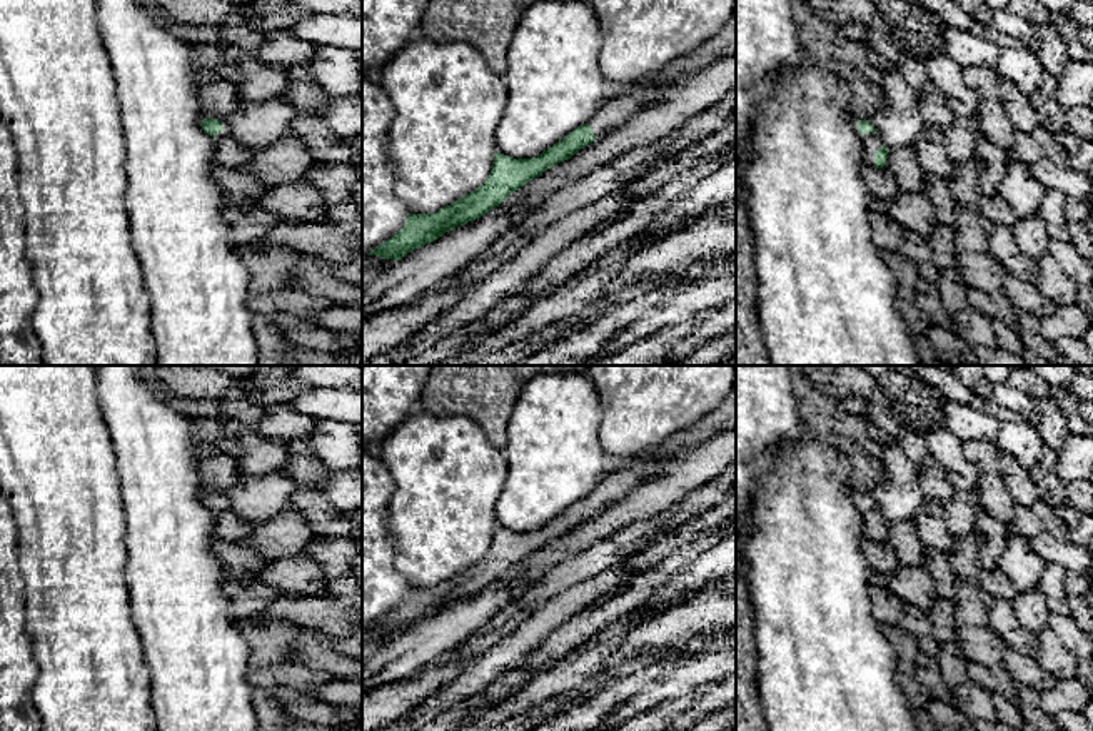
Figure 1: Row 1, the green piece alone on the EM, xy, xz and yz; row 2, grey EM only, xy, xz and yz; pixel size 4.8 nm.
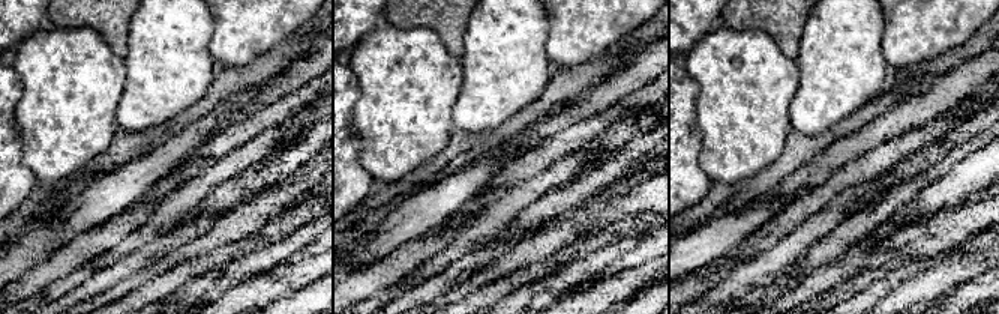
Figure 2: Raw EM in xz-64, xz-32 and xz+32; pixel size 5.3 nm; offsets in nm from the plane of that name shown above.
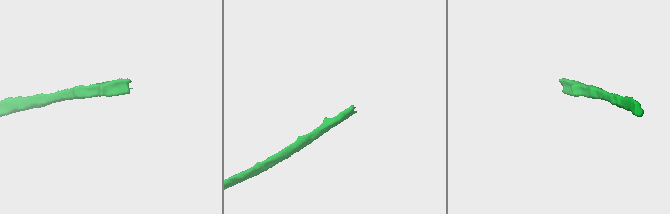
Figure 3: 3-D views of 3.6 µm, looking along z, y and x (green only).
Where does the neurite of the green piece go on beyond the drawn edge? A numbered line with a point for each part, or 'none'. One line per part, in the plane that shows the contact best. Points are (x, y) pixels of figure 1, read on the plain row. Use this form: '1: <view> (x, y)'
1: yz (870, 514)

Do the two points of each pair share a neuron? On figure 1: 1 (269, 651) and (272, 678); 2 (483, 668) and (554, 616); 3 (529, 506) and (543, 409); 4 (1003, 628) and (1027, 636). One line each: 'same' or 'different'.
1: different
2: same
3: same
4: same

